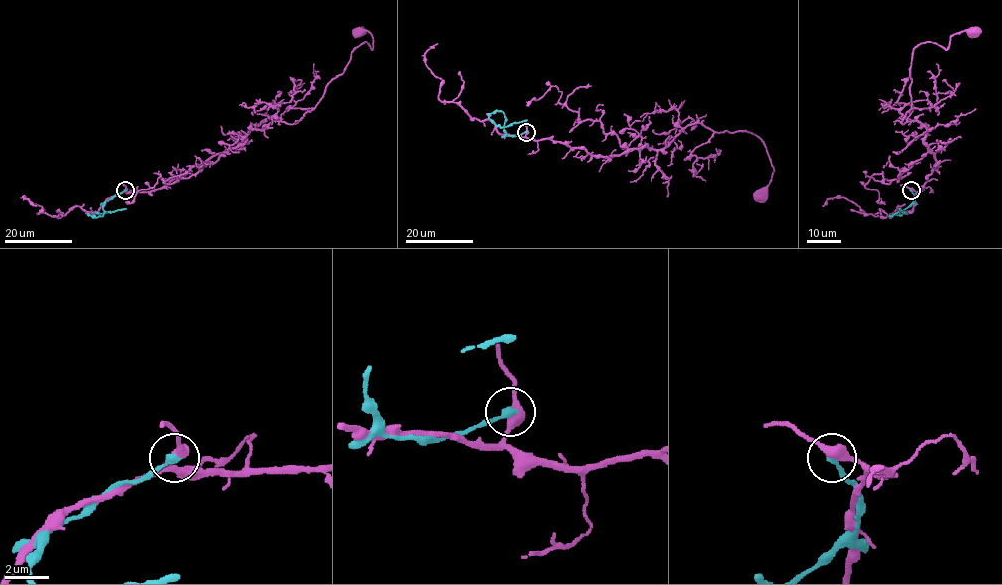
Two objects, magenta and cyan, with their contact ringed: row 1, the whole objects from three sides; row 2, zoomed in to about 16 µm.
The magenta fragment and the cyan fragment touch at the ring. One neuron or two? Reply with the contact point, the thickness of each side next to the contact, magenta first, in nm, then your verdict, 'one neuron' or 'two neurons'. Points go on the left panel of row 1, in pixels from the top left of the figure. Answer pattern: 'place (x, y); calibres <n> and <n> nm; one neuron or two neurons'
place (125, 190); calibres 400 and 320 nm; two neurons

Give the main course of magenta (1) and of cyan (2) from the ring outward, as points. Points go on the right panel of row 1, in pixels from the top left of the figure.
1: (910, 190), (919, 192), (936, 162), (928, 130), (902, 123), (912, 52), (975, 33)
2: (910, 190), (915, 201), (890, 218), (906, 213), (899, 208)

